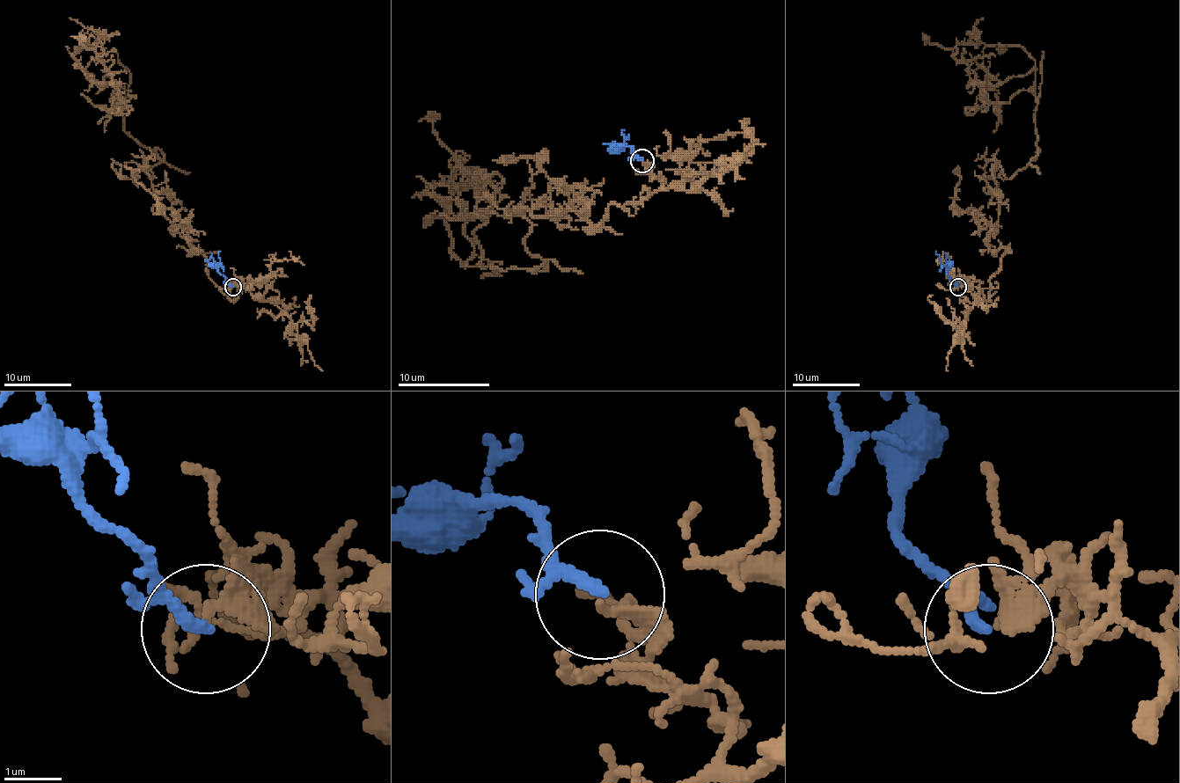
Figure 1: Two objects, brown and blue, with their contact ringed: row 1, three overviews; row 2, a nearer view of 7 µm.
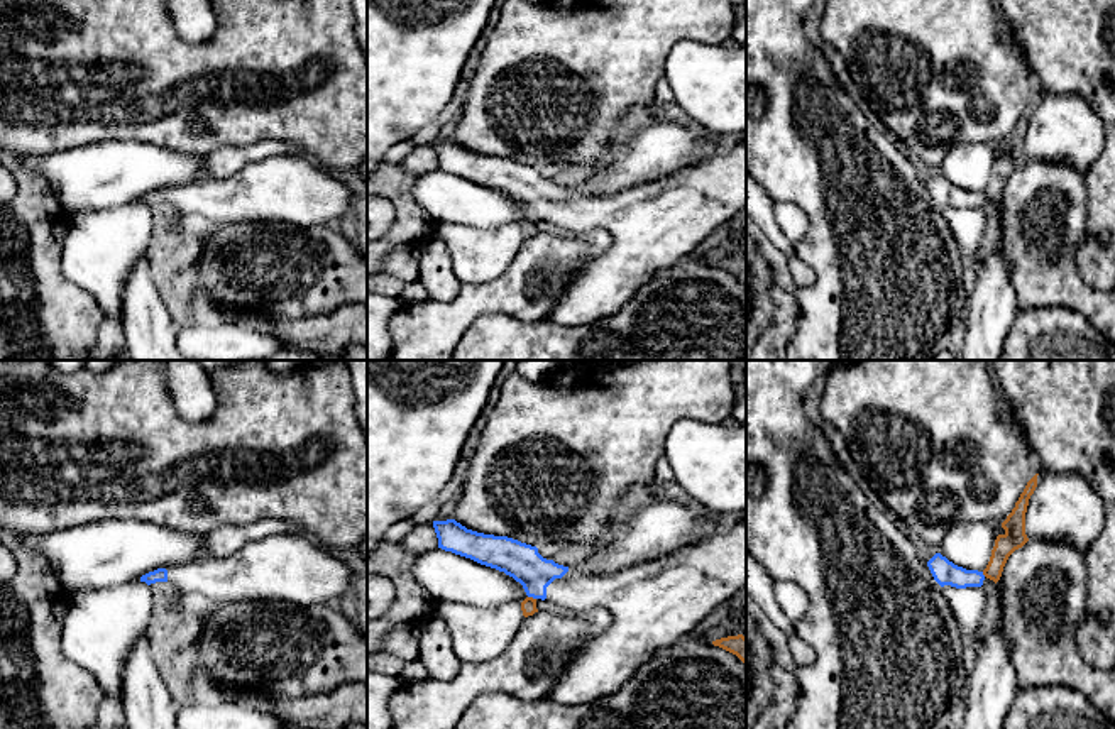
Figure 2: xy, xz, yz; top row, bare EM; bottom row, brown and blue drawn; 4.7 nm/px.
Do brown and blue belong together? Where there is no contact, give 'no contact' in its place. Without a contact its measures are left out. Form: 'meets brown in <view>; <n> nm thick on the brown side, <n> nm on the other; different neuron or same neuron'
meets brown in xz; 80 nm thick on the brown side, 170 nm on the other; different neuron

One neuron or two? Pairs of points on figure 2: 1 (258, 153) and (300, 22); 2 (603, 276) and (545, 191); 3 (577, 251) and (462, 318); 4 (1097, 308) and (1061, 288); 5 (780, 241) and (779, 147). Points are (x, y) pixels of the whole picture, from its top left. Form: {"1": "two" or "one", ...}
{"1": "two", "2": "one", "3": "one", "4": "one", "5": "two"}

